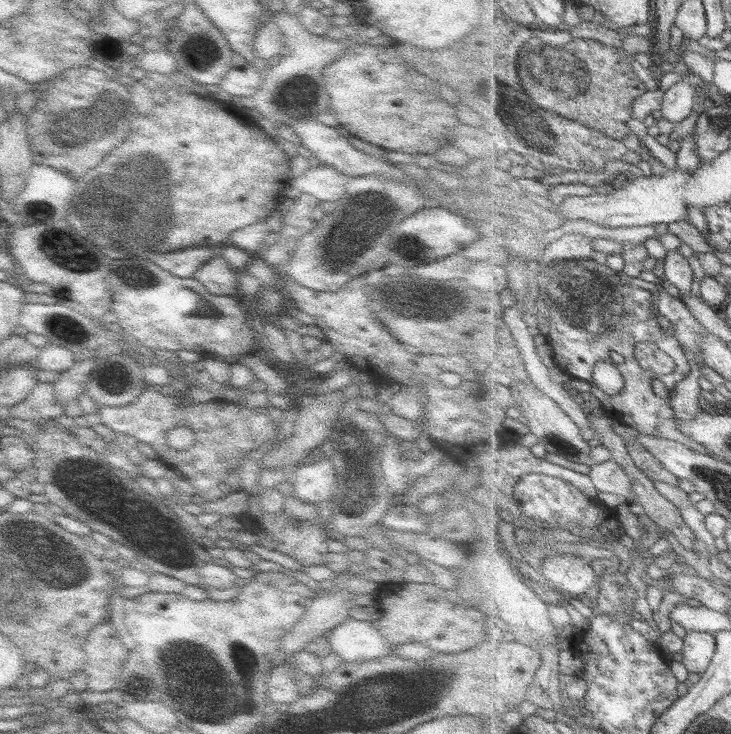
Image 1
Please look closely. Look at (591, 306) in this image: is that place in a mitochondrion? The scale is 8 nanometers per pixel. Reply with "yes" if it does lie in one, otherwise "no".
yes

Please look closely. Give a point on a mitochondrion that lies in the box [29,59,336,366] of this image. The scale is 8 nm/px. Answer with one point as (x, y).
(126, 217)

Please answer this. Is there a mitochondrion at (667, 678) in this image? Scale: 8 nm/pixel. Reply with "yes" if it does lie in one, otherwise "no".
no

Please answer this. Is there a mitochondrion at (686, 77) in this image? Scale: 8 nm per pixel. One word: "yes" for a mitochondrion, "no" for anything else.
no

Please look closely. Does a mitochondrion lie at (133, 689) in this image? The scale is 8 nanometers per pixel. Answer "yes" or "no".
no

